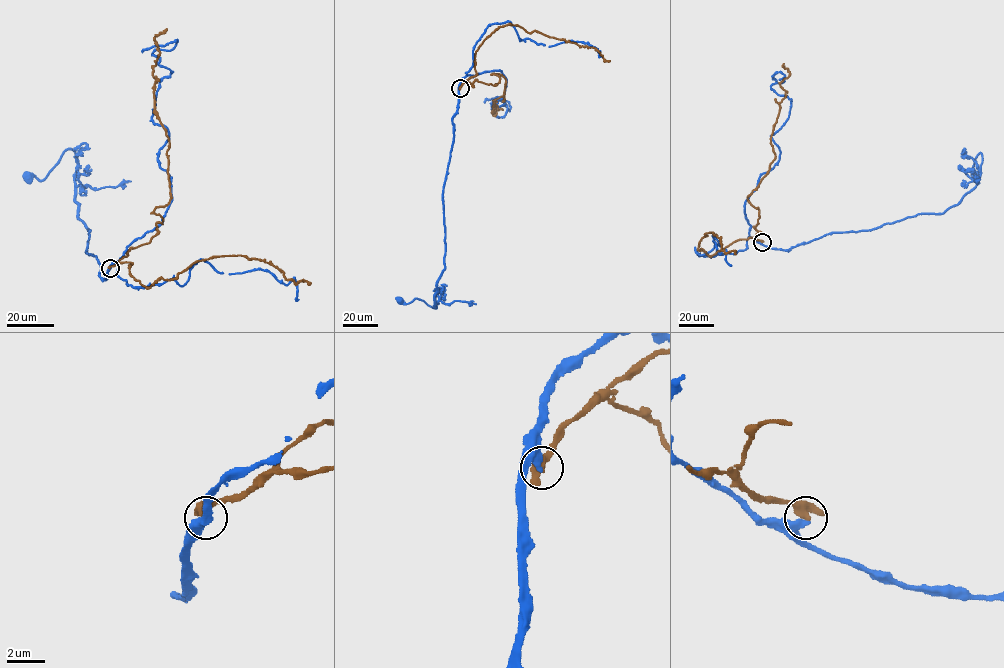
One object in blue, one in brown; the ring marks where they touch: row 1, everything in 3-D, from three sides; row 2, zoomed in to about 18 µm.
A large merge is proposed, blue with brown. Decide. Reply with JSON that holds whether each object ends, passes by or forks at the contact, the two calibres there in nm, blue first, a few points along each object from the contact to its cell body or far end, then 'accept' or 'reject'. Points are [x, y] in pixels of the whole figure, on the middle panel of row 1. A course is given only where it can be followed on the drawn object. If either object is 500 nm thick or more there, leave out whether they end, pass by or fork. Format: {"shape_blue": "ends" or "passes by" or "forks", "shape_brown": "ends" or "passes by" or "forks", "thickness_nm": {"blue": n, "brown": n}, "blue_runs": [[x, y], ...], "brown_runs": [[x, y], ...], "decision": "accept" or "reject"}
{"shape_blue": "ends", "shape_brown": "passes by", "thickness_nm": {"blue": 440, "brown": 440}, "blue_runs": [[460, 87], [442, 198], [445, 255], [434, 295], [436, 306], [417, 298], [406, 304], [400, 300]], "brown_runs": [[460, 87], [495, 85], [493, 73], [501, 74], [504, 99], [492, 111], [503, 109]], "decision": "reject"}

